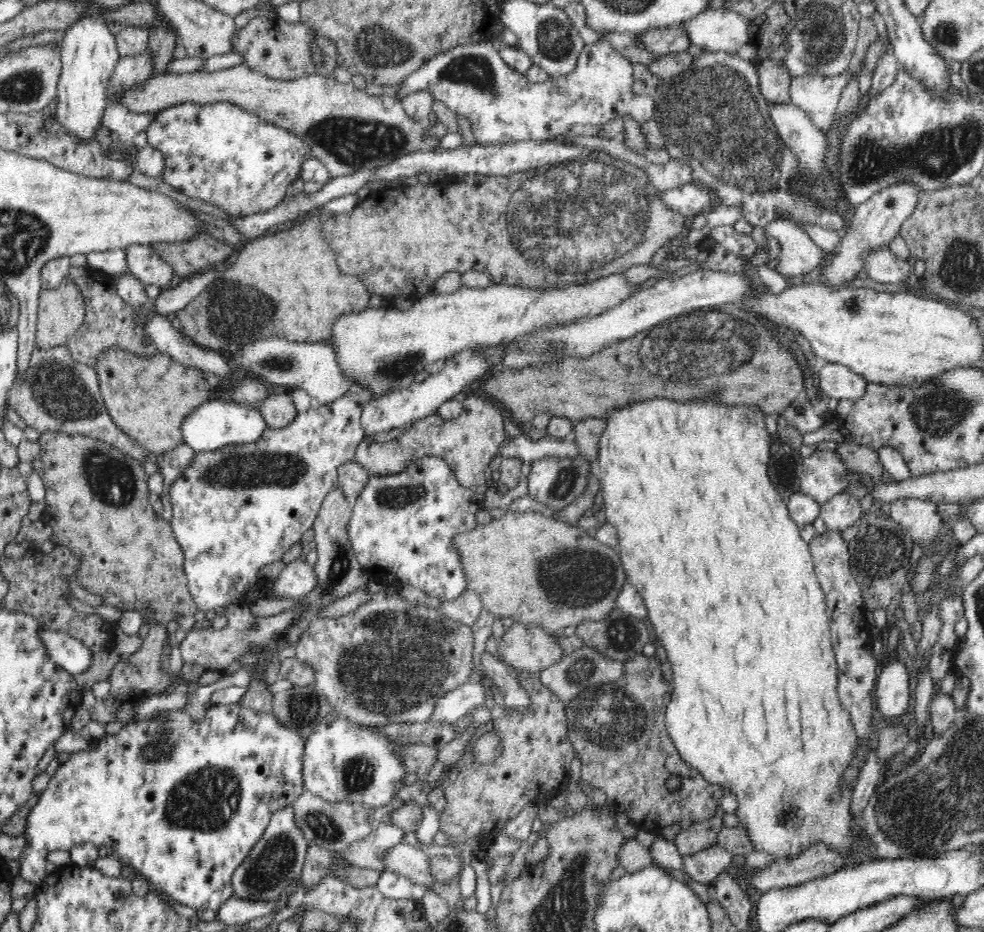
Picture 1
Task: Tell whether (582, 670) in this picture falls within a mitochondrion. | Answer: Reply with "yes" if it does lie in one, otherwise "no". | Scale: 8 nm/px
yes

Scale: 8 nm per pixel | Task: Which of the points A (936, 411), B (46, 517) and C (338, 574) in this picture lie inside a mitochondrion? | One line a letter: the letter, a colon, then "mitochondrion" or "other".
A: mitochondrion
B: other
C: mitochondrion

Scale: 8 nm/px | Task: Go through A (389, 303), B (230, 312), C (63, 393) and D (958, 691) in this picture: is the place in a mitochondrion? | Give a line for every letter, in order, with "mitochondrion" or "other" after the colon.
A: other
B: mitochondrion
C: mitochondrion
D: other

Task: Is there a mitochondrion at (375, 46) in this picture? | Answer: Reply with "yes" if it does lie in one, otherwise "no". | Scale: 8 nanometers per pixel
yes

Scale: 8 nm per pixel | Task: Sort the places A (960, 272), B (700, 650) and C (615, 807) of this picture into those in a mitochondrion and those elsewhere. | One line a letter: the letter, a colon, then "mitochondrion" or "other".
A: mitochondrion
B: other
C: other

